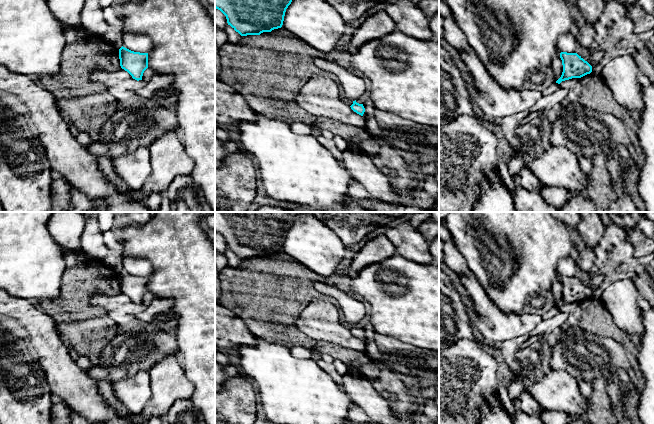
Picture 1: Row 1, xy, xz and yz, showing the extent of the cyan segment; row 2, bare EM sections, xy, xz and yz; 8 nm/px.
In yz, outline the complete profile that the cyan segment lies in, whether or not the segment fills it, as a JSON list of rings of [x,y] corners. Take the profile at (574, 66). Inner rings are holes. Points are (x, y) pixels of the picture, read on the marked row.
[[[561,52],[560,58],[562,60],[563,72],[556,81],[558,84],[572,78],[581,78],[592,72],[592,66],[577,53]]]

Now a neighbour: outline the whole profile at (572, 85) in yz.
[[[579,78],[562,81],[559,85],[568,90],[566,98],[560,103],[562,107],[578,102],[582,90]]]

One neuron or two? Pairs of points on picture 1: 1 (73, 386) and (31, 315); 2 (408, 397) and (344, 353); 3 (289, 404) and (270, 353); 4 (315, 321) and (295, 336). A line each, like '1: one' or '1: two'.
1: one
2: two
3: one
4: two

